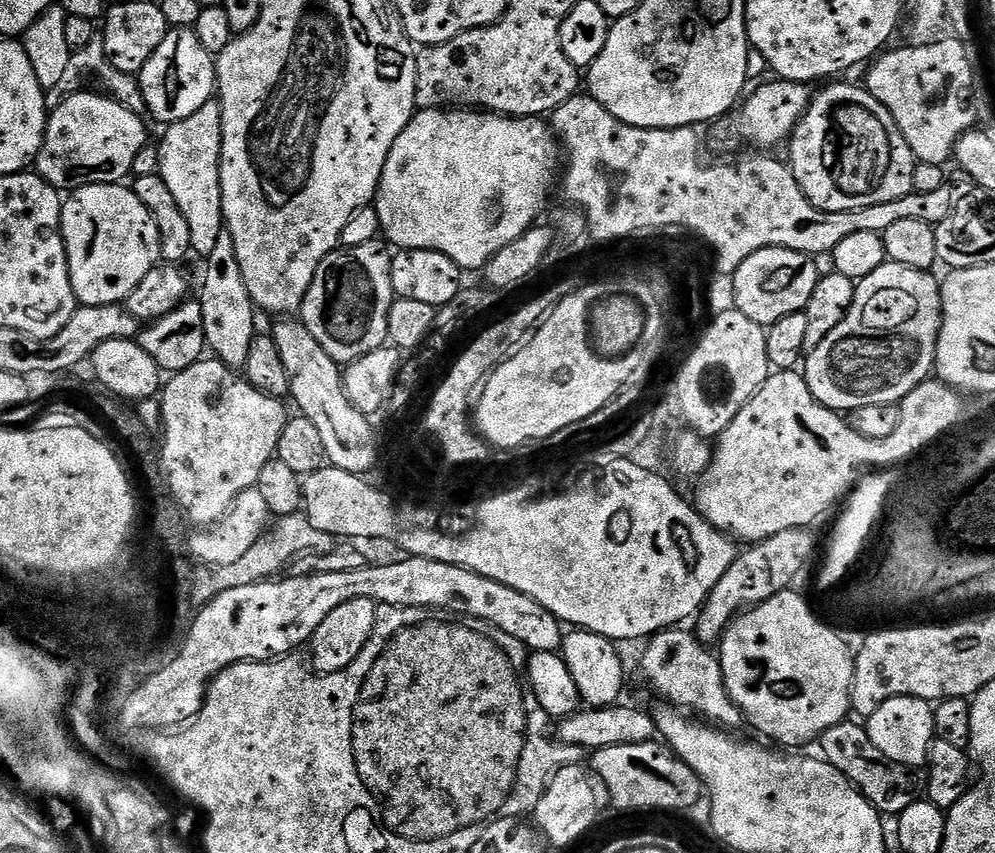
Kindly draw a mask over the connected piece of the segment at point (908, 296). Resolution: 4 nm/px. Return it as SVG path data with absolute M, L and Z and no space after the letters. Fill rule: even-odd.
M886 262L882 266L878 266L878 270L874 270L874 274L870 274L865 280L857 283L854 302L850 306L846 318L842 318L842 322L838 322L838 326L834 326L834 330L830 330L830 334L826 334L826 338L822 338L822 343L813 352L807 353L806 359L803 361L802 375L805 382L810 386L810 394L814 394L816 401L822 406L833 408L834 411L841 414L857 412L862 406L899 405L918 385L924 383L925 380L933 375L936 366L936 347L940 337L942 298L940 297L941 281L939 279L935 280L932 275L931 271L922 268L911 268L910 266Z

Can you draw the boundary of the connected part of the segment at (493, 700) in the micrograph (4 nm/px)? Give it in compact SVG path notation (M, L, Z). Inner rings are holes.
M432 618L432 628L416 628L416 632L402 630L404 636L400 636L400 640L388 648L388 656L376 664L376 672L372 672L368 688L364 688L360 712L356 712L356 760L360 760L360 772L364 772L364 780L372 784L372 792L384 800L384 816L388 816L388 824L392 824L396 832L404 832L404 836L444 836L444 832L464 828L464 824L472 824L472 820L480 820L480 816L491 821L506 802L518 774L518 762L528 733L526 706L523 705L524 688L521 681L520 684L516 681L516 672L507 654L490 637L467 628L472 627L467 623L456 623L460 624L443 624L442 619Z

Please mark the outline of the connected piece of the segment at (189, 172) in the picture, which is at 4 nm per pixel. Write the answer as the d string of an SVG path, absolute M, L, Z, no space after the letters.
M213 102L202 106L198 114L190 114L190 118L182 118L182 122L174 122L163 129L164 137L158 140L160 149L160 177L166 182L170 194L174 194L174 202L178 202L178 210L190 225L190 242L192 252L206 258L210 250L214 250L218 242L218 234L225 232L224 211L222 210L222 182L220 181L220 155L222 154L222 110L219 103Z

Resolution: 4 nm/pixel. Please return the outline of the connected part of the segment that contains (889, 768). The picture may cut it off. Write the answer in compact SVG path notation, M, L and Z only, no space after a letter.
M852 723L830 726L830 730L821 734L818 741L819 755L827 760L830 766L838 769L876 807L877 812L885 817L895 818L918 798L916 780L911 776L913 773L908 766L886 758L870 740L868 729L863 723Z

